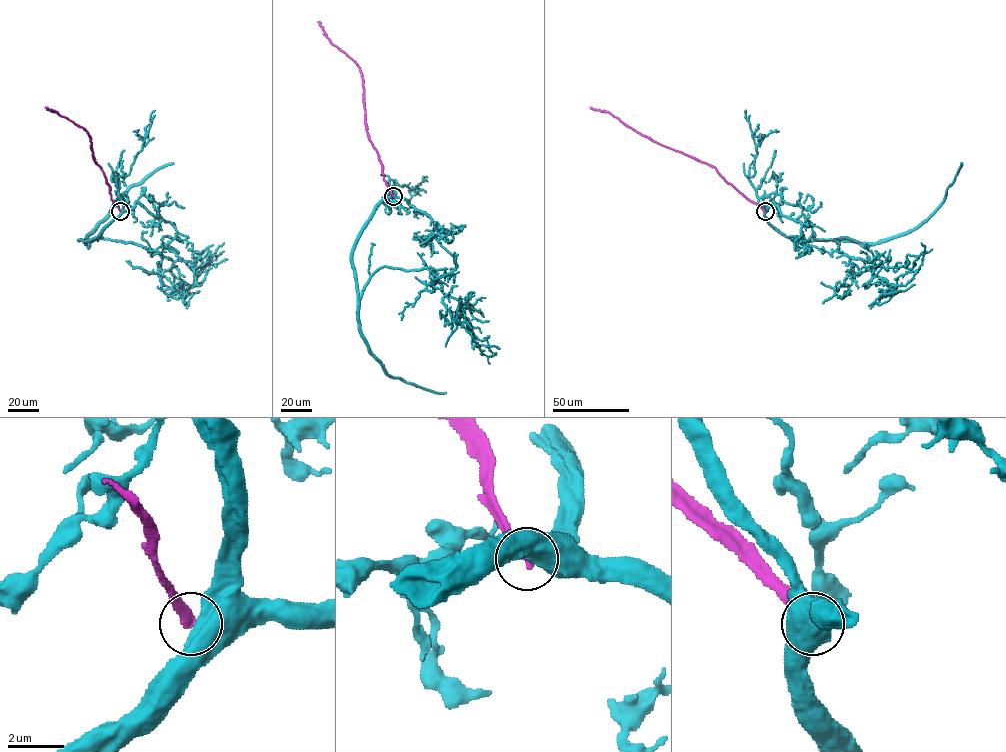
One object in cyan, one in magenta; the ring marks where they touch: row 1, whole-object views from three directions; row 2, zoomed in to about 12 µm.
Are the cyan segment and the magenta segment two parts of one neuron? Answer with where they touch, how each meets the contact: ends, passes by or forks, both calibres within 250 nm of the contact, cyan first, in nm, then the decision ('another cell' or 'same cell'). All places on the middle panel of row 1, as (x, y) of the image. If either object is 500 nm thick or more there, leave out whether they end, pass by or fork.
at (393, 196); 800 nm thick on the cyan side, 340 nm on the other; another cell

